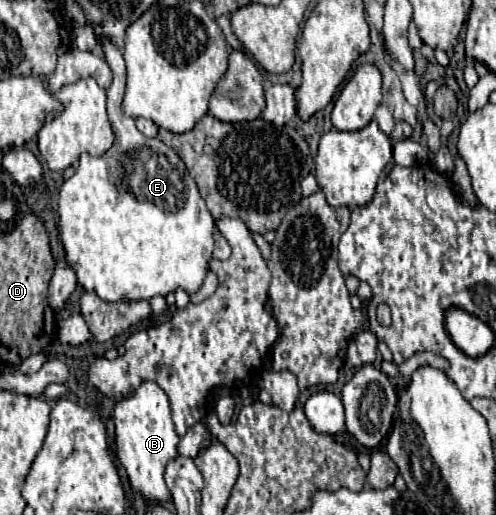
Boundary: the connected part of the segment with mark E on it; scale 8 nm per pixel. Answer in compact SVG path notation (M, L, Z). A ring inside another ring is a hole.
M98 36L98 44L112 70L112 84L108 88L108 118L116 136L114 146L102 156L80 156L80 164L72 178L60 188L58 200L58 230L66 250L66 258L74 268L78 282L86 290L94 290L106 302L134 302L150 300L154 296L168 296L182 288L190 296L196 294L210 270L214 250L214 218L208 212L196 182L188 174L178 154L158 138L144 138L134 124L134 118L122 114L122 96L126 90L126 68L122 50L108 38Z

